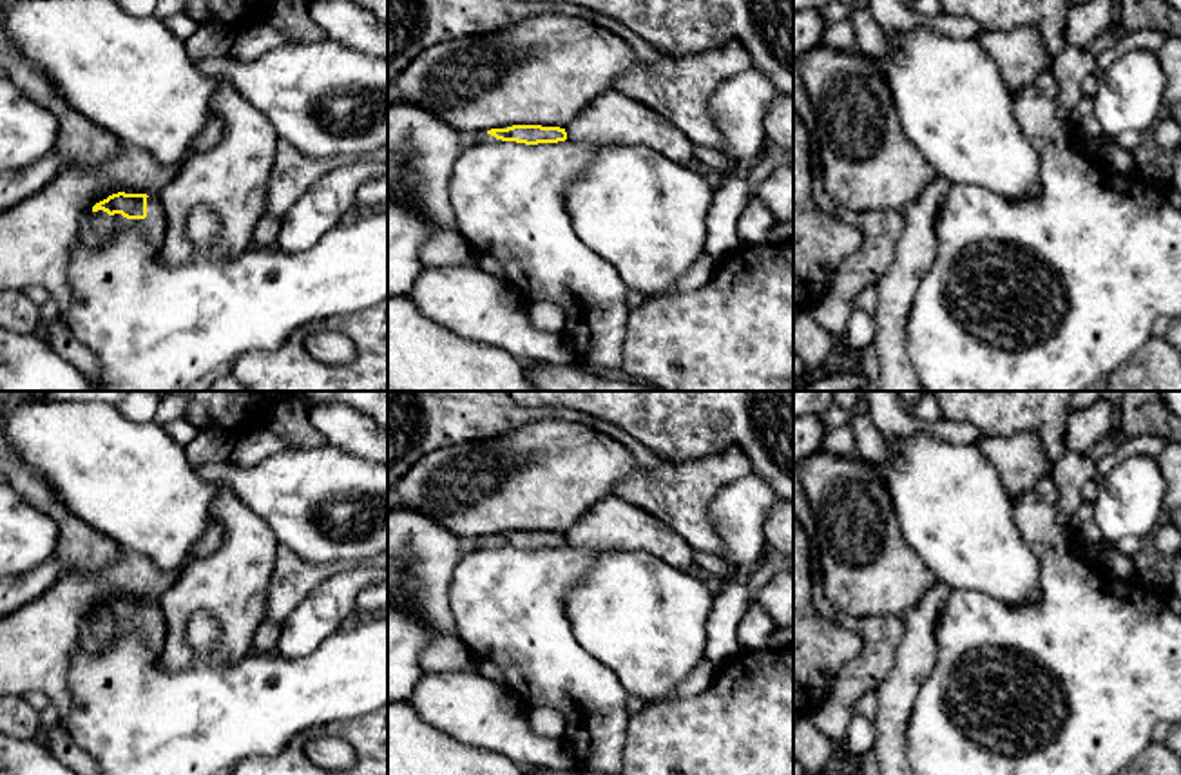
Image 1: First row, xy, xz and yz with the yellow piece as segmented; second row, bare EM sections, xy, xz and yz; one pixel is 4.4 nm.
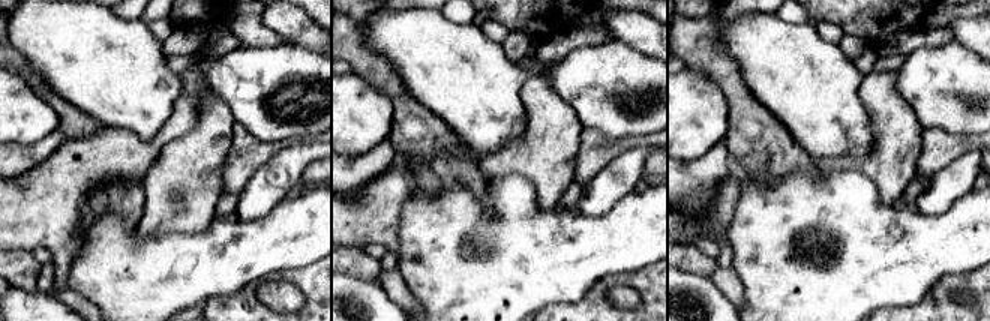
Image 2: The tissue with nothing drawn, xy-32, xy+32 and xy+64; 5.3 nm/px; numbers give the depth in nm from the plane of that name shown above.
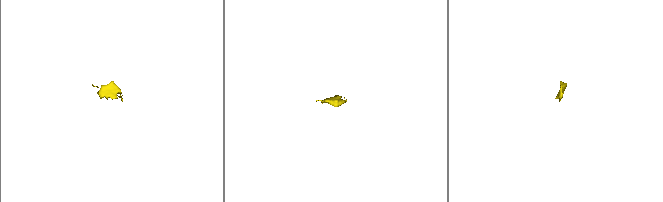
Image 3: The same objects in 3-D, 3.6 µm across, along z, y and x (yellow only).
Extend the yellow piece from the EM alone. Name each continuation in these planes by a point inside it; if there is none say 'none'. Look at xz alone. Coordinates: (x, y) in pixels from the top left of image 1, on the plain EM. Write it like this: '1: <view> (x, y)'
1: xz (482, 542)

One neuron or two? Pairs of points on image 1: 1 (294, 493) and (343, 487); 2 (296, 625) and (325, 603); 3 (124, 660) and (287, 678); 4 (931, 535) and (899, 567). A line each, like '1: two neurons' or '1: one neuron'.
1: one neuron
2: one neuron
3: one neuron
4: two neurons

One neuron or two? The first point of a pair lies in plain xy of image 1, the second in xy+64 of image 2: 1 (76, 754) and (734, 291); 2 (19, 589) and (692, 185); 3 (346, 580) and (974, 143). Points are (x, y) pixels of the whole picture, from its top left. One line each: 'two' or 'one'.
1: one
2: one
3: two

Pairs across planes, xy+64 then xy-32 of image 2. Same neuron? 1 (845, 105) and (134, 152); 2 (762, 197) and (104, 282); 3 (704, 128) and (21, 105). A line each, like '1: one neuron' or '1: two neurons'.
1: two neurons
2: one neuron
3: one neuron

